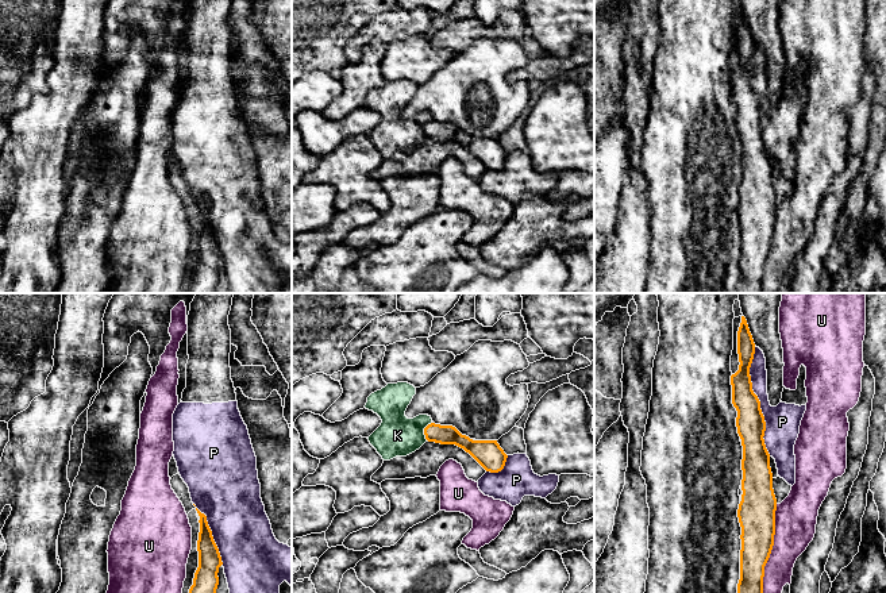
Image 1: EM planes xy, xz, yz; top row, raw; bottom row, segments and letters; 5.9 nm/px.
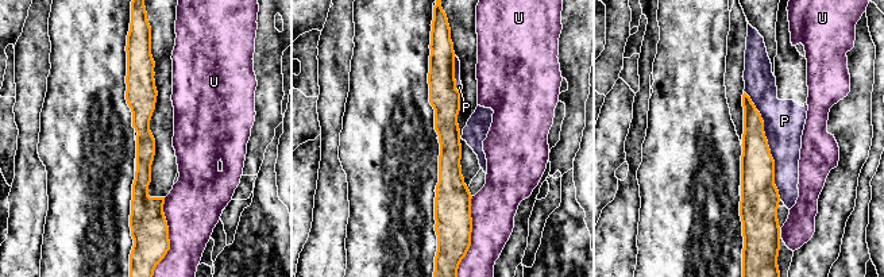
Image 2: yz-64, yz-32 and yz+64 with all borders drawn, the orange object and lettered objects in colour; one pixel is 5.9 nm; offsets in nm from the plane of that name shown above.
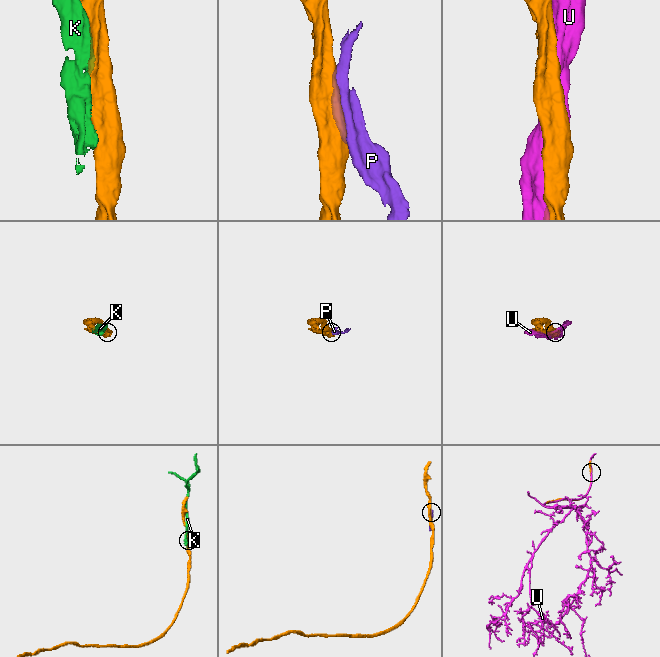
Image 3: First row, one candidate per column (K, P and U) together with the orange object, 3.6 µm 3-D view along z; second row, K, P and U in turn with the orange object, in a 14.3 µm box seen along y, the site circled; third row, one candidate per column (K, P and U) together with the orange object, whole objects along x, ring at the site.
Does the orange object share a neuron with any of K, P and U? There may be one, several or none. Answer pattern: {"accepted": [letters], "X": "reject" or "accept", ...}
{"accepted": [], "K": "reject", "P": "reject", "U": "reject"}

